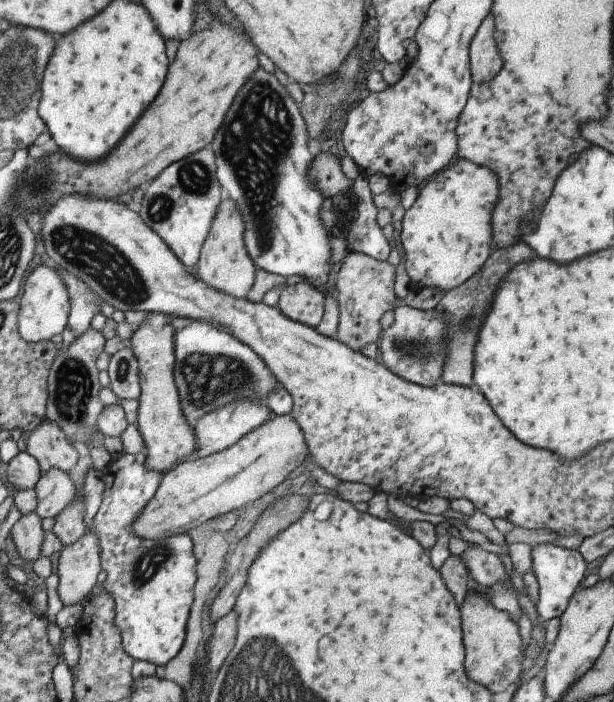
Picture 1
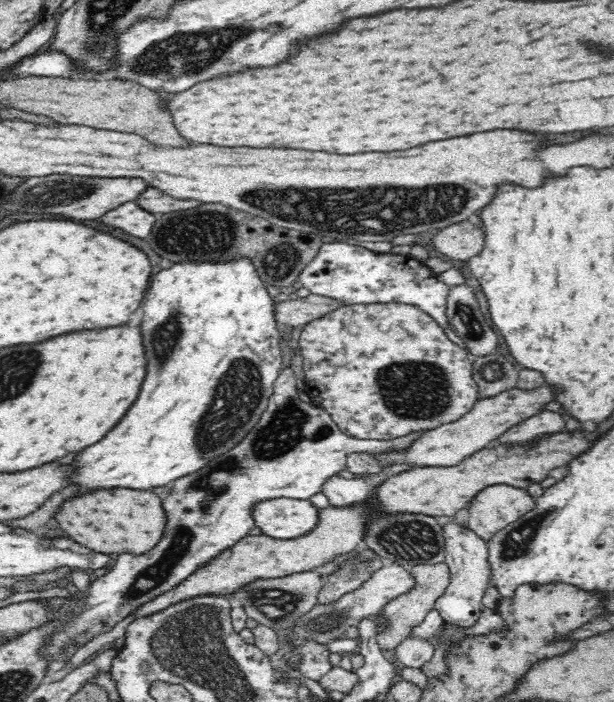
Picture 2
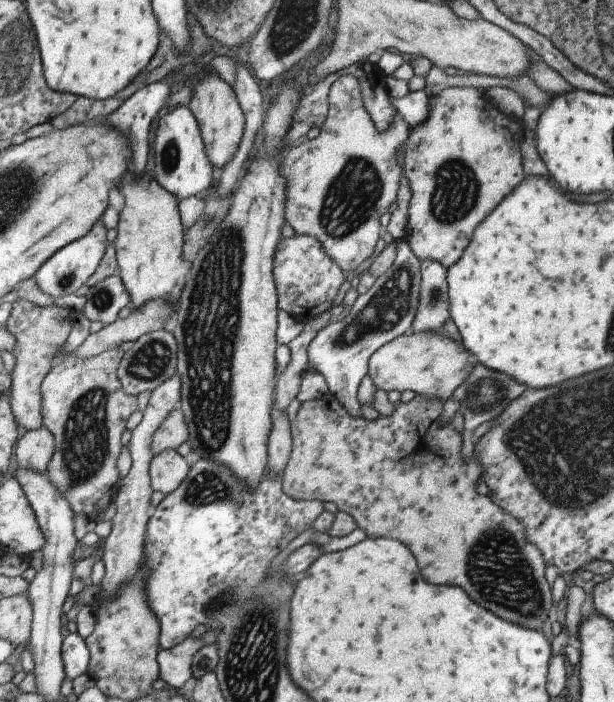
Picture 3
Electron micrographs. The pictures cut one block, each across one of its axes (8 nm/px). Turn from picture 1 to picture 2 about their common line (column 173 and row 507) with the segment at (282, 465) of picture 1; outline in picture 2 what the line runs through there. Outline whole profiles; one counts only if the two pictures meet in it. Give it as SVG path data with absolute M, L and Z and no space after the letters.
M495 485L482 490L468 504L468 527L486 542L502 528L536 506L527 490Z

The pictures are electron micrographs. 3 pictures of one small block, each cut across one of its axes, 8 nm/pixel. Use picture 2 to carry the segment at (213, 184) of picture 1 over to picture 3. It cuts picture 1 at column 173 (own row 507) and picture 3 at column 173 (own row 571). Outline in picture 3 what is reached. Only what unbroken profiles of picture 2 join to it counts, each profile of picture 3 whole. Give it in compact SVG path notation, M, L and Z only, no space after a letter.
M177 106L176 110L166 113L160 120L154 138L154 177L156 182L166 188L176 200L184 200L188 196L201 196L213 184L215 169L200 134L196 116L189 106Z

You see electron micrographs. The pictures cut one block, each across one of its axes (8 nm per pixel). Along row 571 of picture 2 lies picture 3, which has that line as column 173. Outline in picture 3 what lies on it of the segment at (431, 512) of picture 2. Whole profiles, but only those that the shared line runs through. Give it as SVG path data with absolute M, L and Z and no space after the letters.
M142 176L140 180L132 180L130 184L122 184L125 203L119 213L117 237L114 242L118 274L132 298L130 308L138 310L150 300L158 300L166 296L166 304L176 304L185 287L186 276L191 267L191 261L184 258L184 229L180 216L179 201L162 188L154 176Z

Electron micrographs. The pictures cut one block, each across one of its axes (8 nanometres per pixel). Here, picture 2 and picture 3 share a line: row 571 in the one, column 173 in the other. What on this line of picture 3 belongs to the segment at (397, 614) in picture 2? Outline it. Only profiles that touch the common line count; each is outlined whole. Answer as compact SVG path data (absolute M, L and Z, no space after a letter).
M180 406L168 414L166 420L160 424L156 434L152 436L152 454L160 454L162 450L178 450L182 444L189 440L188 426Z

